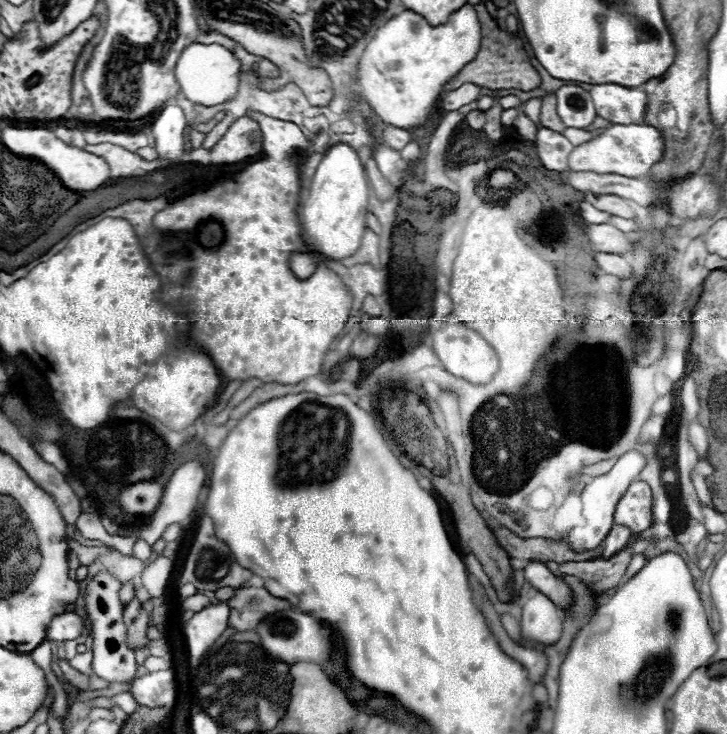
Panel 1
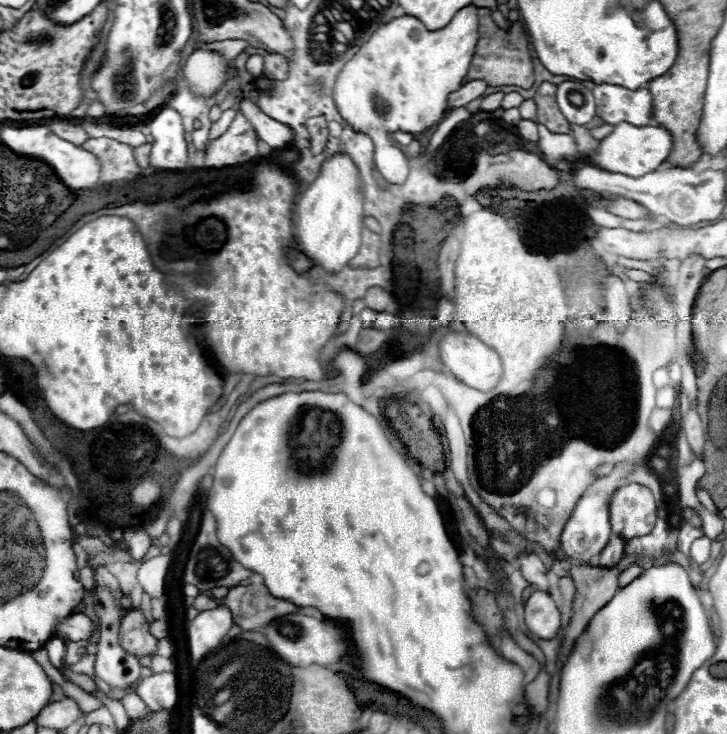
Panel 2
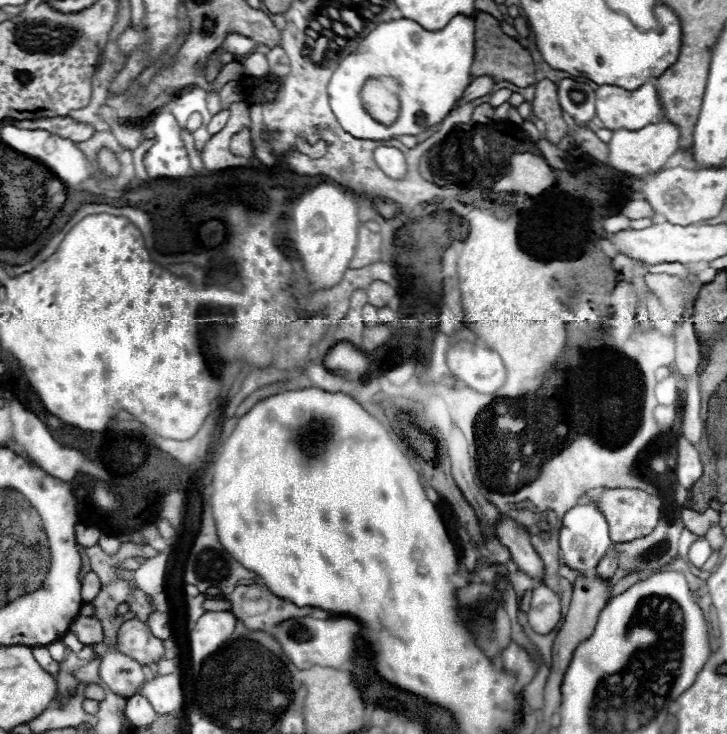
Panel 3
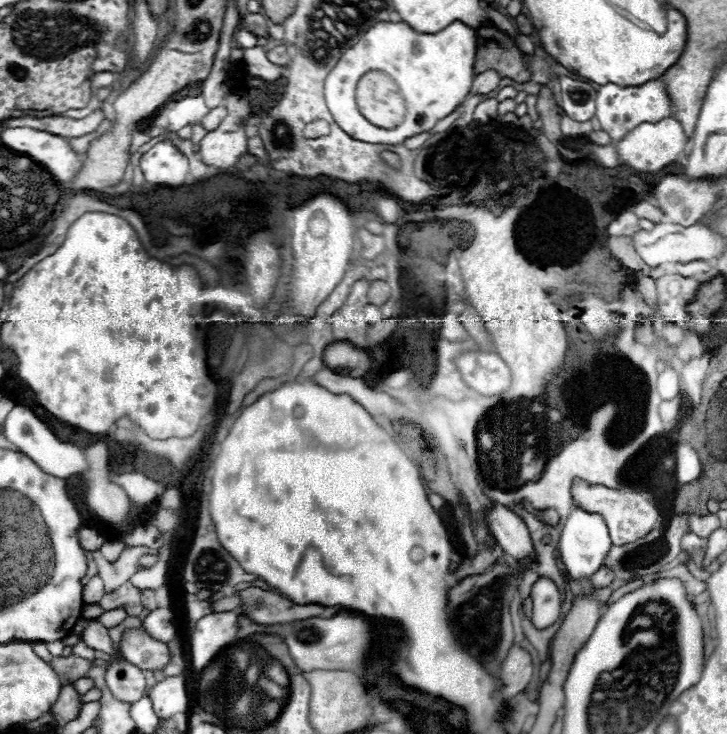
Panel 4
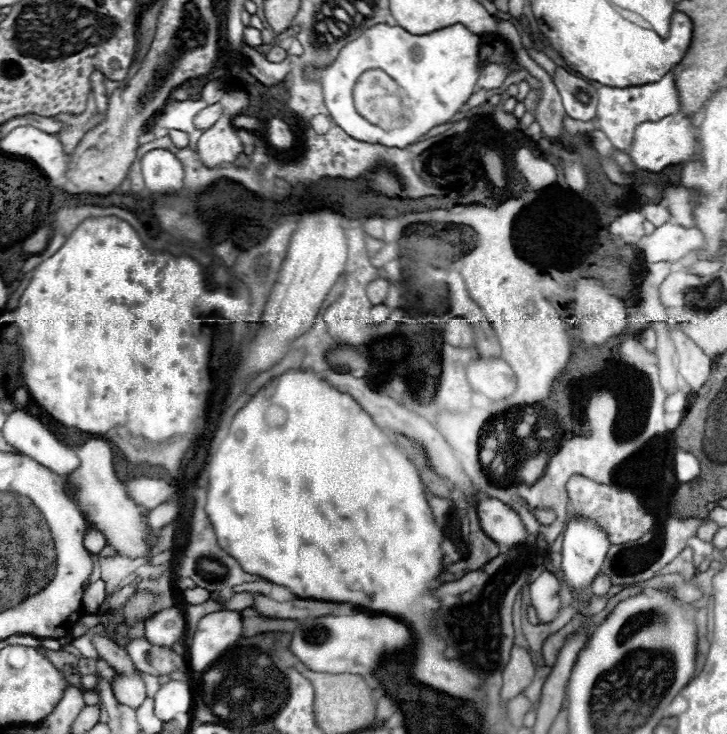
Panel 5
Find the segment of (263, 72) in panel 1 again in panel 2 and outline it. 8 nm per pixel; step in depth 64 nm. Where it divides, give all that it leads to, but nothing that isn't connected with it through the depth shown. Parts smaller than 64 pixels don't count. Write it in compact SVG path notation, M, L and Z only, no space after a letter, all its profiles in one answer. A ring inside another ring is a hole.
M264 54L264 74L272 80L284 80L288 76L288 62L282 54Z

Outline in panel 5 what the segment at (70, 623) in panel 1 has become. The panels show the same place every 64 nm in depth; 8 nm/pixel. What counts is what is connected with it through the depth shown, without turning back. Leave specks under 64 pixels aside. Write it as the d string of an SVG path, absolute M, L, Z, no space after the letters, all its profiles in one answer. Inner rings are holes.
M94 638L94 646L102 660L106 660L120 676L134 676L138 670L134 668L134 662L130 660L128 652L112 642L110 638Z

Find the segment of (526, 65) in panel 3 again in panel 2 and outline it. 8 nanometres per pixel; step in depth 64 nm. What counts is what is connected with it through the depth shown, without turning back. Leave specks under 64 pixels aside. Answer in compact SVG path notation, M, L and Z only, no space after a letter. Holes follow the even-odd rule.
M478 8L478 44L470 64L466 80L486 80L490 86L520 86L530 88L534 84L534 66L528 52L528 32L522 22L514 24L512 32L504 32L490 18L488 8Z

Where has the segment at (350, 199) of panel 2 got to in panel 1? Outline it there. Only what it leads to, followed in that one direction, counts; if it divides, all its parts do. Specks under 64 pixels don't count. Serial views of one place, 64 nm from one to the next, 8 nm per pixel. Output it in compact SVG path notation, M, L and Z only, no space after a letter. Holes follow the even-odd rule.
M348 144L330 148L318 164L308 198L298 206L298 222L306 246L330 262L352 256L360 248L366 230L366 204L368 180L358 154Z

